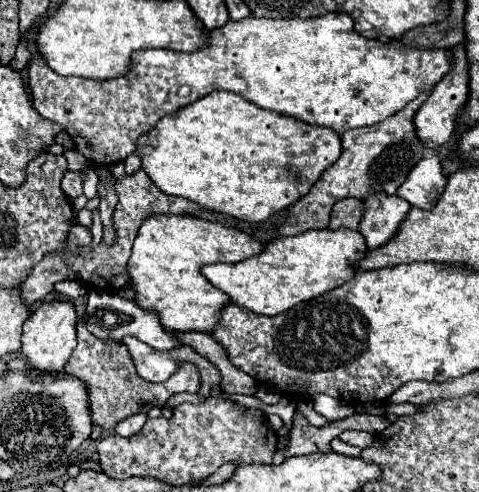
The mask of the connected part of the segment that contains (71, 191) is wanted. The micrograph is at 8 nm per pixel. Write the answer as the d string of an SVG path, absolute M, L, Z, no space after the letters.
M66 171L64 173L64 179L62 179L62 191L66 195L70 195L70 197L82 195L82 177L80 177L80 173Z

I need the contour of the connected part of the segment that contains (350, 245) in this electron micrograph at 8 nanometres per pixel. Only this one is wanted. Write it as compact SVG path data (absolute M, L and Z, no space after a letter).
M322 229L322 231L306 231L300 235L292 235L292 237L278 237L274 241L270 241L262 253L240 261L240 263L232 263L232 265L204 265L202 267L202 275L222 293L226 293L230 297L230 301L238 307L244 307L252 313L258 315L276 315L282 313L290 307L294 307L300 301L308 301L312 297L318 297L334 287L340 287L342 283L346 283L348 279L352 279L352 275L356 273L352 269L352 263L360 261L366 255L366 241L358 231L352 229Z

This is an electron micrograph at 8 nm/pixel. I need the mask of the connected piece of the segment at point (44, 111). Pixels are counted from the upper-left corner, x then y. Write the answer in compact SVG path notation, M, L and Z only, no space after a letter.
M326 13L316 19L246 17L240 21L228 21L224 27L208 33L208 43L192 53L176 53L170 49L134 51L130 69L120 77L106 81L56 75L42 59L34 59L28 73L32 103L40 117L58 123L72 137L76 149L88 159L88 163L92 163L92 167L112 167L126 161L126 157L134 153L136 139L150 131L158 119L218 89L228 89L262 109L288 115L310 125L328 127L342 135L348 129L374 125L400 111L424 89L432 89L448 73L448 67L450 59L444 49L398 49L388 43L374 39L370 41L354 31L354 21L348 13Z

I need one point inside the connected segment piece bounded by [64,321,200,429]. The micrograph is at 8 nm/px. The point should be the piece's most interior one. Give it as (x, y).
(114, 389)

